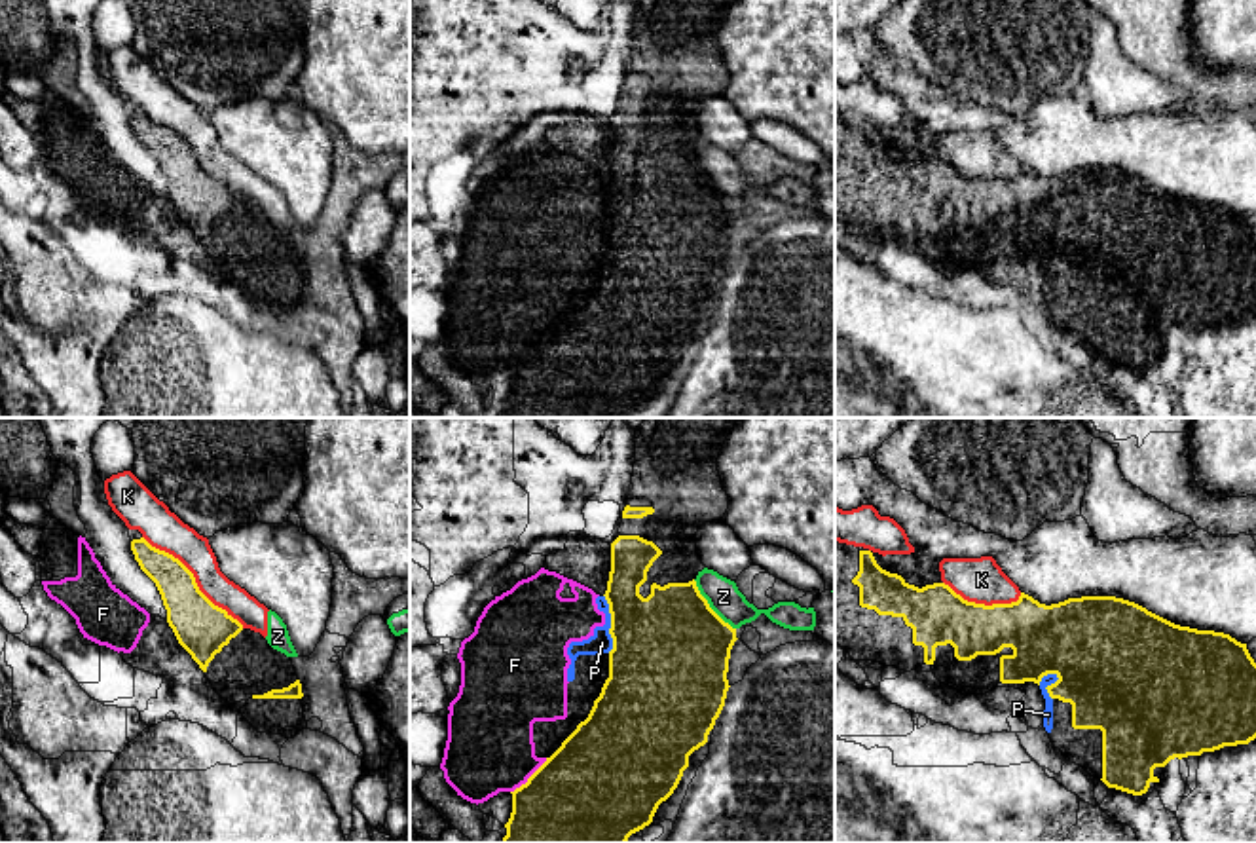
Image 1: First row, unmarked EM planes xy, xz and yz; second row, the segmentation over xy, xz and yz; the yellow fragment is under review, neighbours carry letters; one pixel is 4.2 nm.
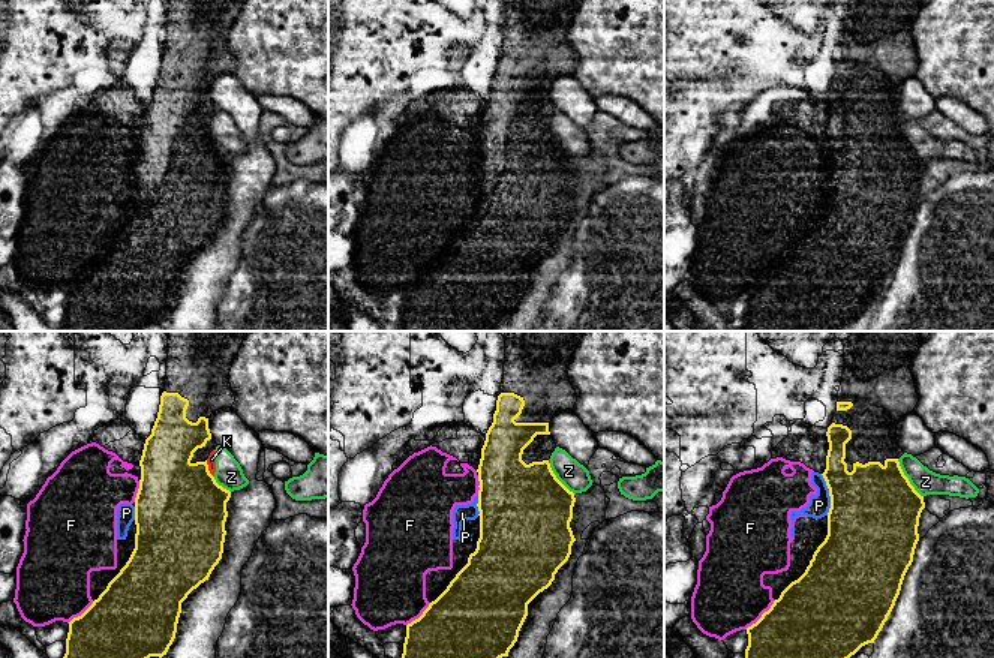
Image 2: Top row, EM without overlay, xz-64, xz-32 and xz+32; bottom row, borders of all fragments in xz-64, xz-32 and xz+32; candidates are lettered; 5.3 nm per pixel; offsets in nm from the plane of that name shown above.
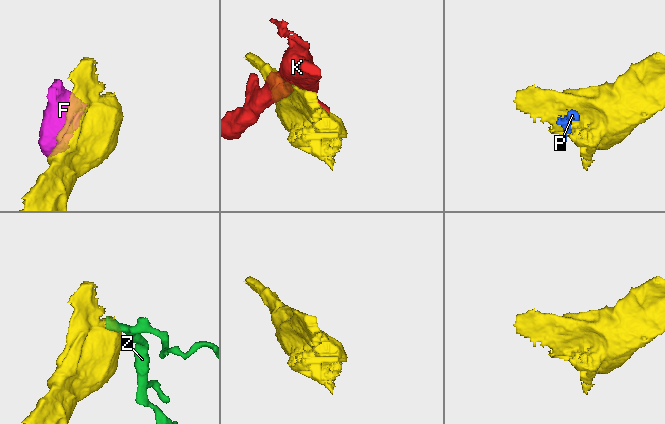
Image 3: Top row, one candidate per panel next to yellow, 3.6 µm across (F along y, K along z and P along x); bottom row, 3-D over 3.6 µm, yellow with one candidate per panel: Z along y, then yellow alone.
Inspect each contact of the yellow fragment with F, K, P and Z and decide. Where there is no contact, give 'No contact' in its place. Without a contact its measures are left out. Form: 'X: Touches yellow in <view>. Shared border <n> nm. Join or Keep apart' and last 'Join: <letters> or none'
F: Touches yellow in xz. Shared border 220 nm. Keep apart
K: Touches yellow in xy. Shared border 600 nm. Keep apart
P: Touches yellow in xz. Shared border 240 nm. Keep apart
Z: Touches yellow in xz. Shared border 280 nm. Keep apart
Join: none

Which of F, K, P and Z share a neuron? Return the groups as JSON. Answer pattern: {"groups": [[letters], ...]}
{"groups": [["F", "P"], ["K", "Z"]]}

